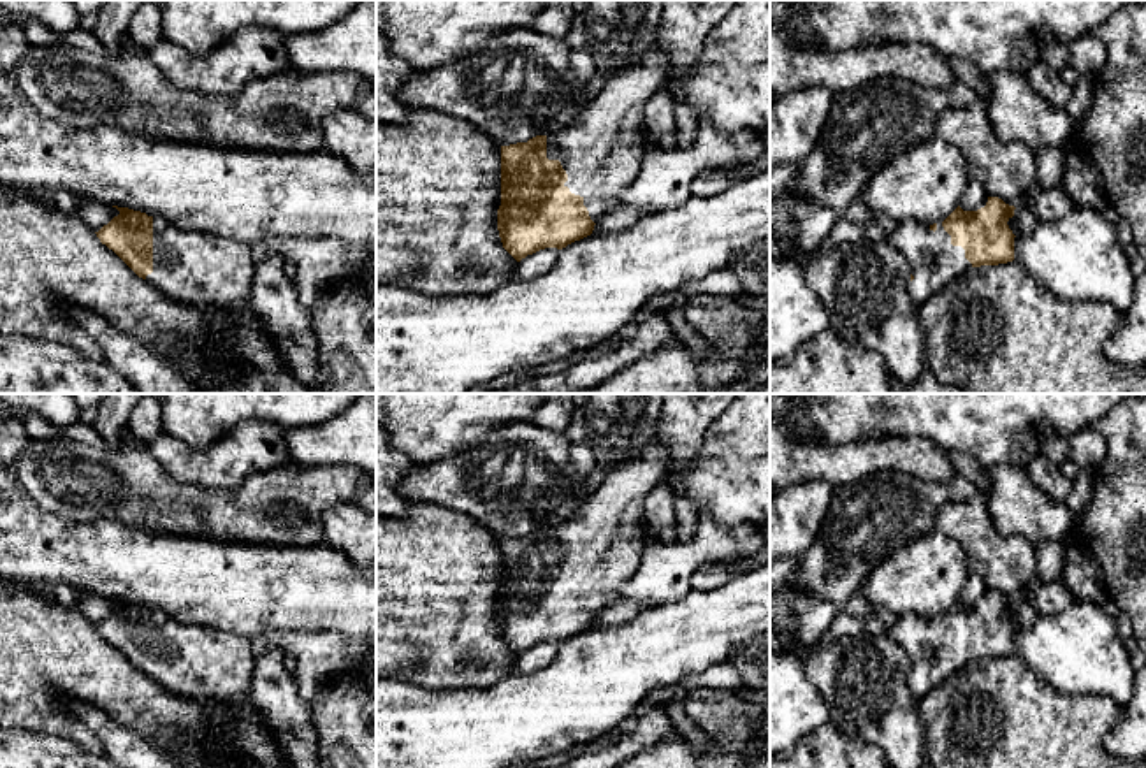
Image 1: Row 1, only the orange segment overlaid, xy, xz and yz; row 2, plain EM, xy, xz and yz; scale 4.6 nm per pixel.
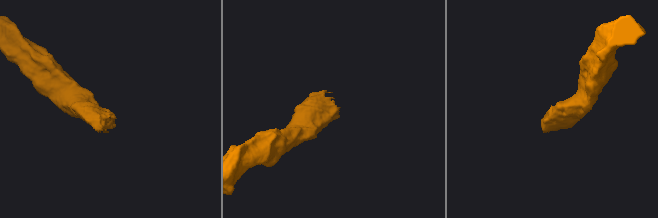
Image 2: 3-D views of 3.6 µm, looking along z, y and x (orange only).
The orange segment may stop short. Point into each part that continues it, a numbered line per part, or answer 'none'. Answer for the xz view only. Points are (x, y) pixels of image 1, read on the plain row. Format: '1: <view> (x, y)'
1: xz (602, 545)

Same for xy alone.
1: xy (194, 661)

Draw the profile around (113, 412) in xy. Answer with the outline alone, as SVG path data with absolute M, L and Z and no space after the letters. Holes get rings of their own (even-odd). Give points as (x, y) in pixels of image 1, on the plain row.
M104 394L93 427L107 443L120 443L128 417L144 394Z

